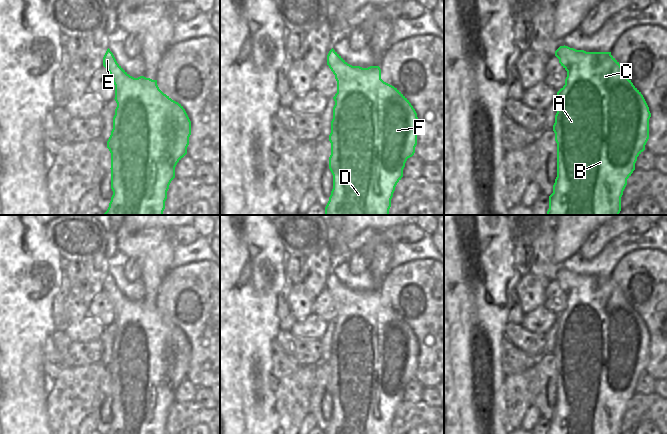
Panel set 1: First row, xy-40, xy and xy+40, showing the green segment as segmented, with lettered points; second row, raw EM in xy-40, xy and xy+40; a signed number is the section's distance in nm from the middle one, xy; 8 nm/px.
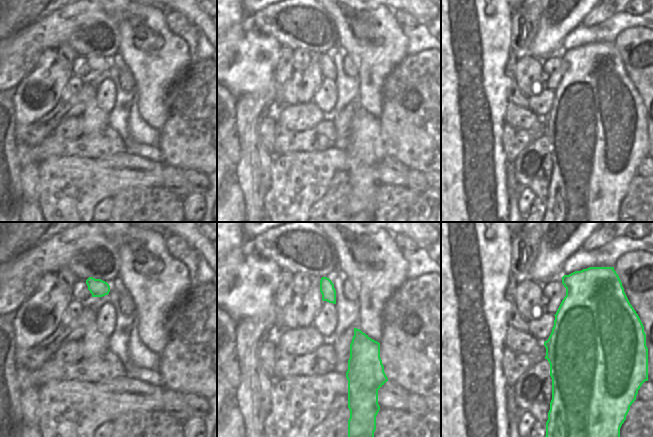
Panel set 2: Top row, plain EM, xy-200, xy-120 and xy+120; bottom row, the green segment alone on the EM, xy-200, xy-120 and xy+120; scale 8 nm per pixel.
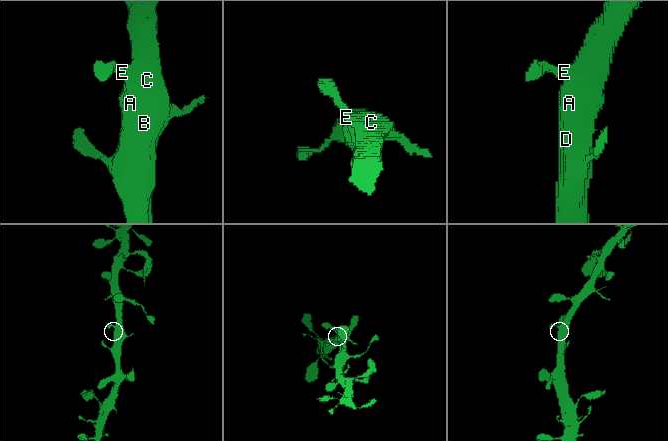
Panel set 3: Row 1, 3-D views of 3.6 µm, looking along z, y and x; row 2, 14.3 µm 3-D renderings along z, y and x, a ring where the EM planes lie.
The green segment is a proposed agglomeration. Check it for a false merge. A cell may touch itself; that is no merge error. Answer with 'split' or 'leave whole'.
leave whole

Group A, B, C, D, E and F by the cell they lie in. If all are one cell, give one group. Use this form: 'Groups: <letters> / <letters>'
Groups: A B C D E F

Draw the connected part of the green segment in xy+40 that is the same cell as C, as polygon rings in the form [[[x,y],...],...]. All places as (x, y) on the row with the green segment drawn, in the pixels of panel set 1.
[[[560,46],[555,51],[561,66],[567,71],[565,85],[557,92],[557,113],[553,131],[557,143],[557,177],[553,185],[553,193],[549,196],[549,209],[547,215],[619,215],[621,211],[621,197],[627,185],[627,179],[635,170],[637,157],[645,150],[649,139],[649,119],[651,113],[641,92],[633,85],[625,75],[619,62],[611,55],[611,52],[586,52],[576,50],[568,46]]]

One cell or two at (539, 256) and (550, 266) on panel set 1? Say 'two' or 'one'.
one

